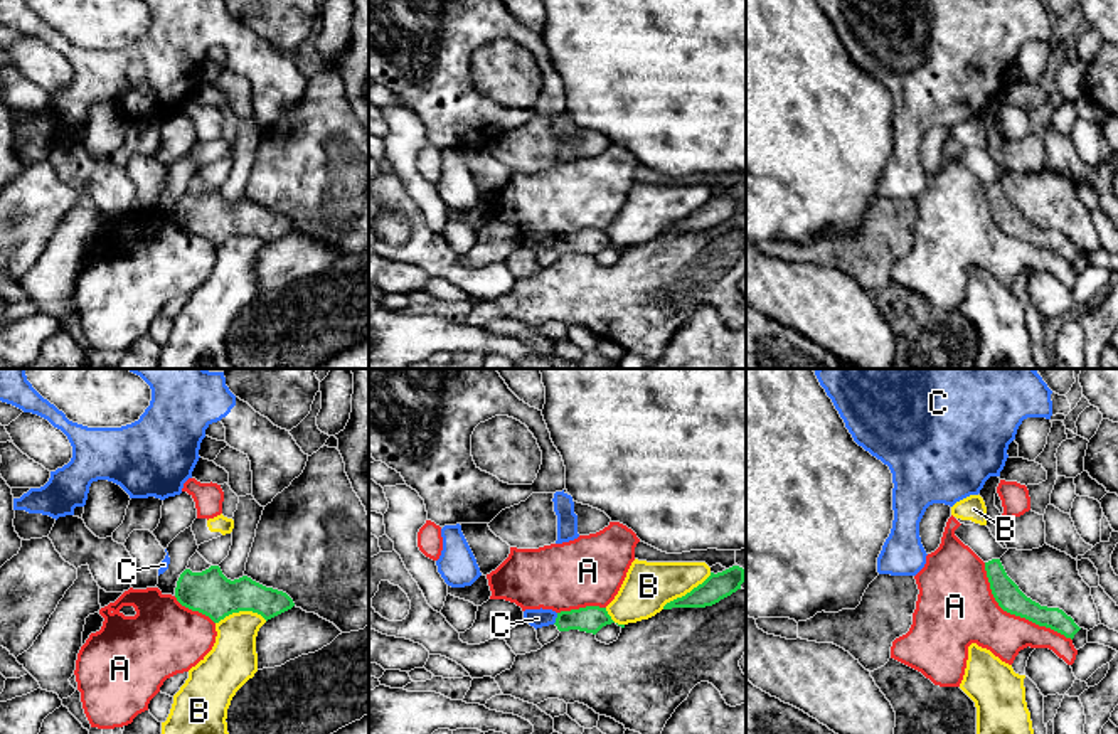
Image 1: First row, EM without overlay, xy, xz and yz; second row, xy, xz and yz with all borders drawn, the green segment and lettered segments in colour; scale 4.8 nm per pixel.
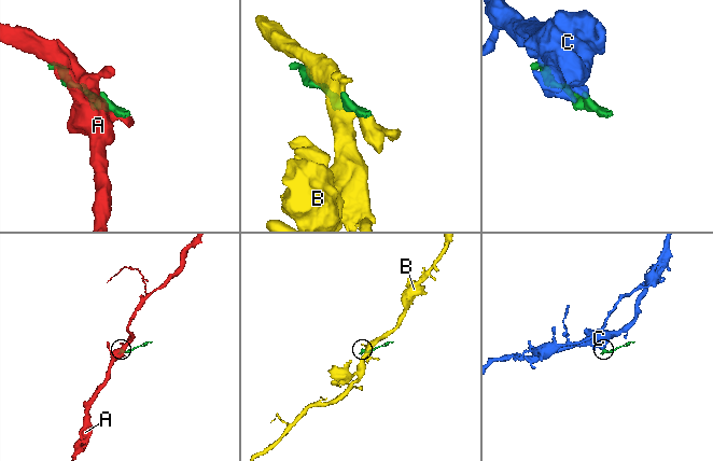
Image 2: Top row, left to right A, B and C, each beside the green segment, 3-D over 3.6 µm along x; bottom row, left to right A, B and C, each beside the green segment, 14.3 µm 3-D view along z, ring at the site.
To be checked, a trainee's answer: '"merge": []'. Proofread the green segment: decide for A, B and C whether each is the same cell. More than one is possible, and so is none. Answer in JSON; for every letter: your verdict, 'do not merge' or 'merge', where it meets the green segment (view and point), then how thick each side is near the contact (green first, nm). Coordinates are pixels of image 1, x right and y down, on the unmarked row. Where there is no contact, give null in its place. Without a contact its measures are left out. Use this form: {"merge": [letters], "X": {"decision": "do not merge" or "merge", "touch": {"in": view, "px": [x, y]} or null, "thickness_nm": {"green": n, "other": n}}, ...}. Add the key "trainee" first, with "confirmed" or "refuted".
{"trainee": "confirmed", "merge": [], "A": {"decision": "do not merge", "touch": {"in": "yz", "px": [1014, 236]}, "thickness_nm": {"green": 120, "other": 320}}, "B": {"decision": "do not merge", "touch": {"in": "xz", "px": [687, 216]}, "thickness_nm": {"green": 130, "other": 240}}, "C": {"decision": "do not merge", "touch": {"in": "xz", "px": [556, 241]}, "thickness_nm": {"green": 130, "other": 90}}}

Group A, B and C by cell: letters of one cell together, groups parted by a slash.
A / B / C

